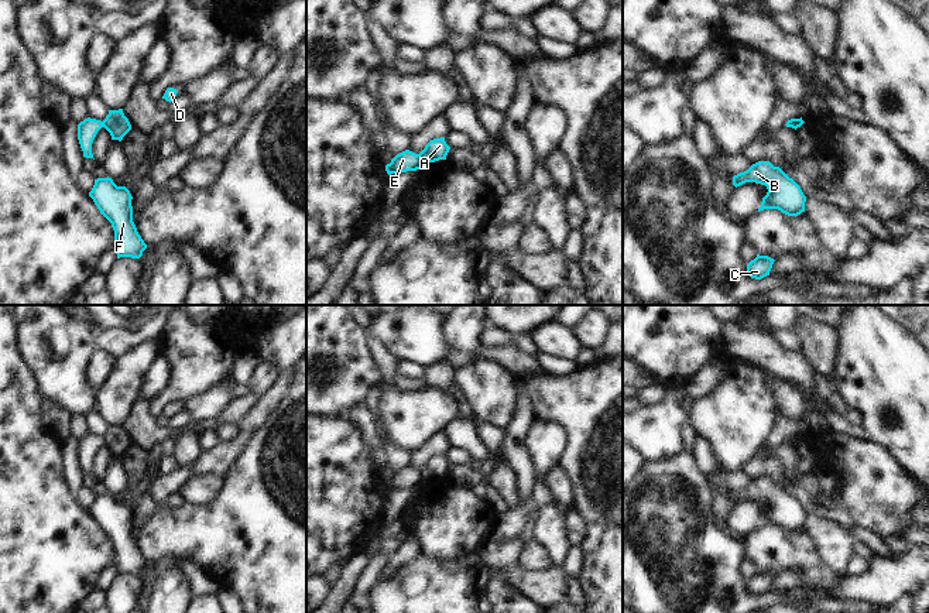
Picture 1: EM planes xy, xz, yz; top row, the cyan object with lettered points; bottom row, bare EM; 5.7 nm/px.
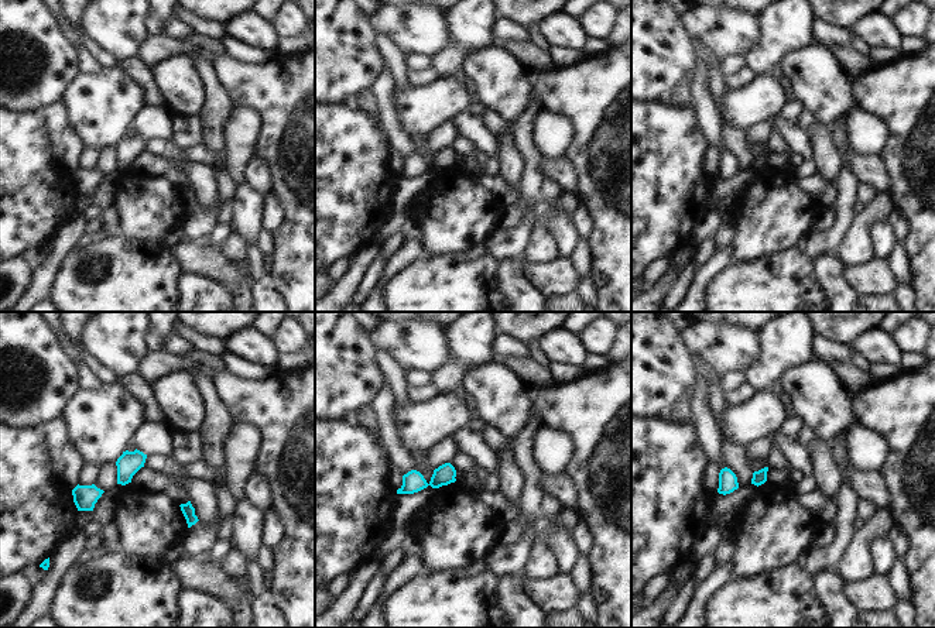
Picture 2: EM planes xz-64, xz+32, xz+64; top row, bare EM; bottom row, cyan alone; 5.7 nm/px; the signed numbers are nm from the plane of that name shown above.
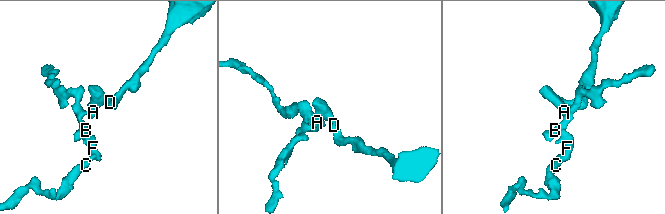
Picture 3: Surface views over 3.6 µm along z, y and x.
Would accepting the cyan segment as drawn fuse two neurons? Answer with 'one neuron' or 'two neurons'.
two neurons

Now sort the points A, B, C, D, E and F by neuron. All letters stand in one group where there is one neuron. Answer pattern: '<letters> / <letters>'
A D / B C E F

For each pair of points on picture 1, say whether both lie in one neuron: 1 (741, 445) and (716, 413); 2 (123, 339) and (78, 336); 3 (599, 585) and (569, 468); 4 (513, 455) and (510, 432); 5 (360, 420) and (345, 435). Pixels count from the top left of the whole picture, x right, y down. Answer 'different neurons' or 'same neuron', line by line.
1: same neuron
2: different neurons
3: same neuron
4: same neuron
5: different neurons

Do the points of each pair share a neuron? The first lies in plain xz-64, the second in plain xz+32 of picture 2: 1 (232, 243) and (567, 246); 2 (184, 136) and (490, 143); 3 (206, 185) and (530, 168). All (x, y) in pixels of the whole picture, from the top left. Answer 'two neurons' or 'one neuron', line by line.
1: two neurons
2: two neurons
3: two neurons

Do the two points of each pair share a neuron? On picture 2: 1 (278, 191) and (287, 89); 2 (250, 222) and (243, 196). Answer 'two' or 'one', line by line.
1: one
2: one

